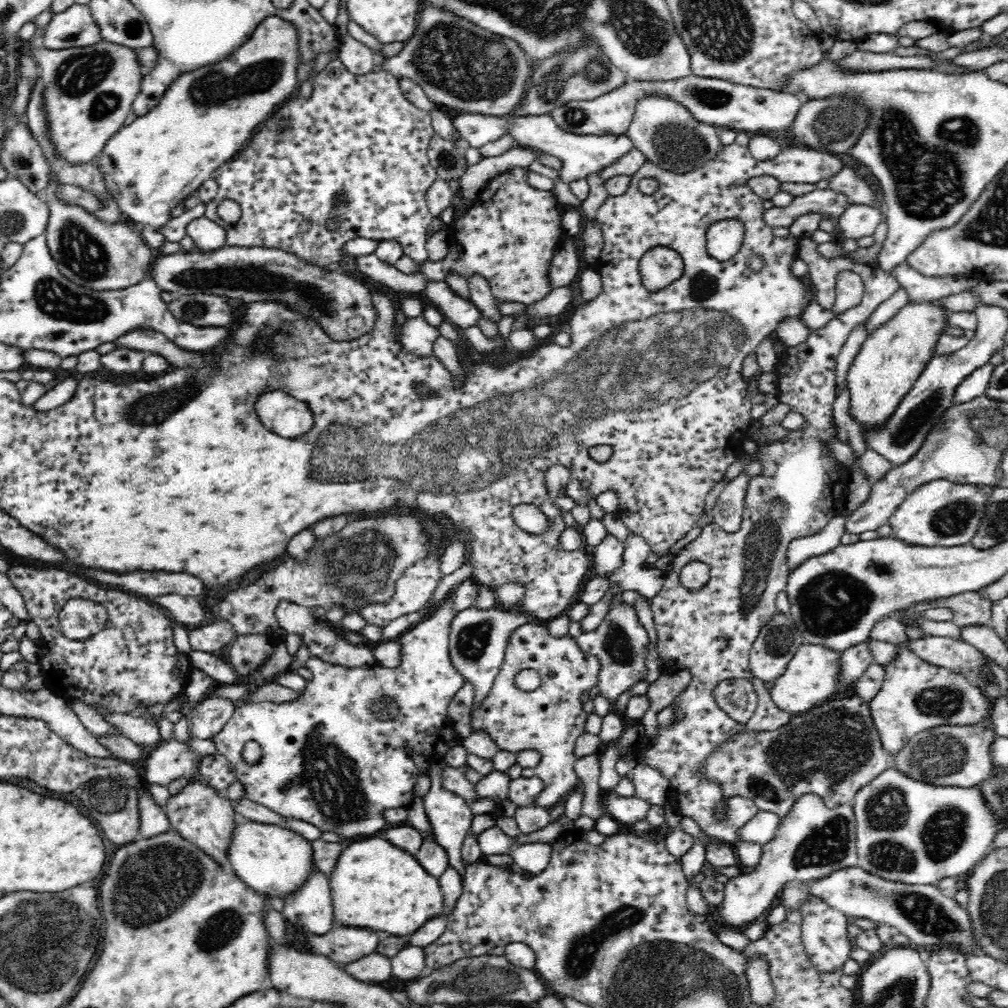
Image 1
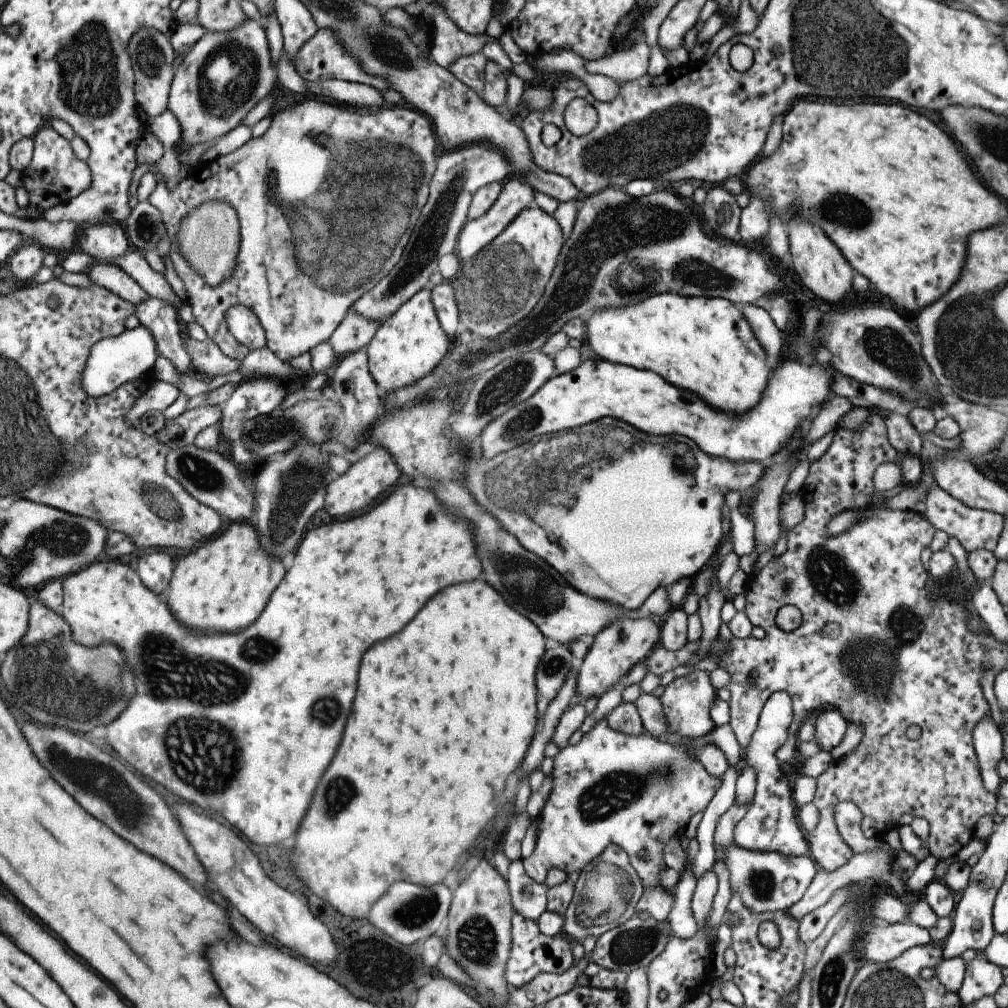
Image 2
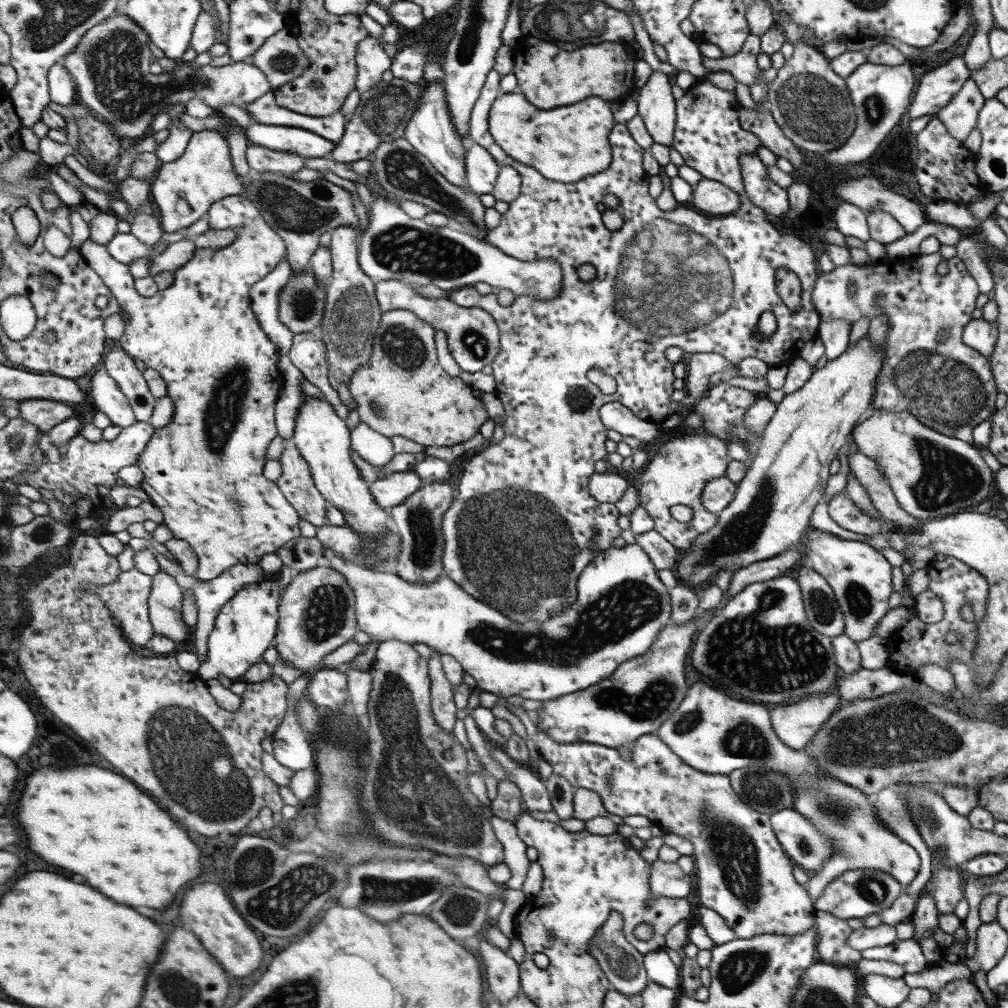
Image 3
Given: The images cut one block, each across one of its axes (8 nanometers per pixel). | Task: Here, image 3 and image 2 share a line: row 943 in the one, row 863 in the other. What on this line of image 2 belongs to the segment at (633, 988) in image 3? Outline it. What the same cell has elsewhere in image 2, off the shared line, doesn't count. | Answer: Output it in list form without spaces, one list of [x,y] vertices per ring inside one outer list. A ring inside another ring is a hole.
[[[609,846],[601,856],[591,860],[577,876],[575,890],[571,894],[571,904],[563,914],[561,934],[571,944],[583,942],[589,936],[599,938],[611,928],[625,924],[635,914],[633,908],[637,906],[641,896],[643,896],[641,878],[637,876],[637,870],[633,868],[631,860],[625,856],[625,852],[621,852],[619,846]]]

